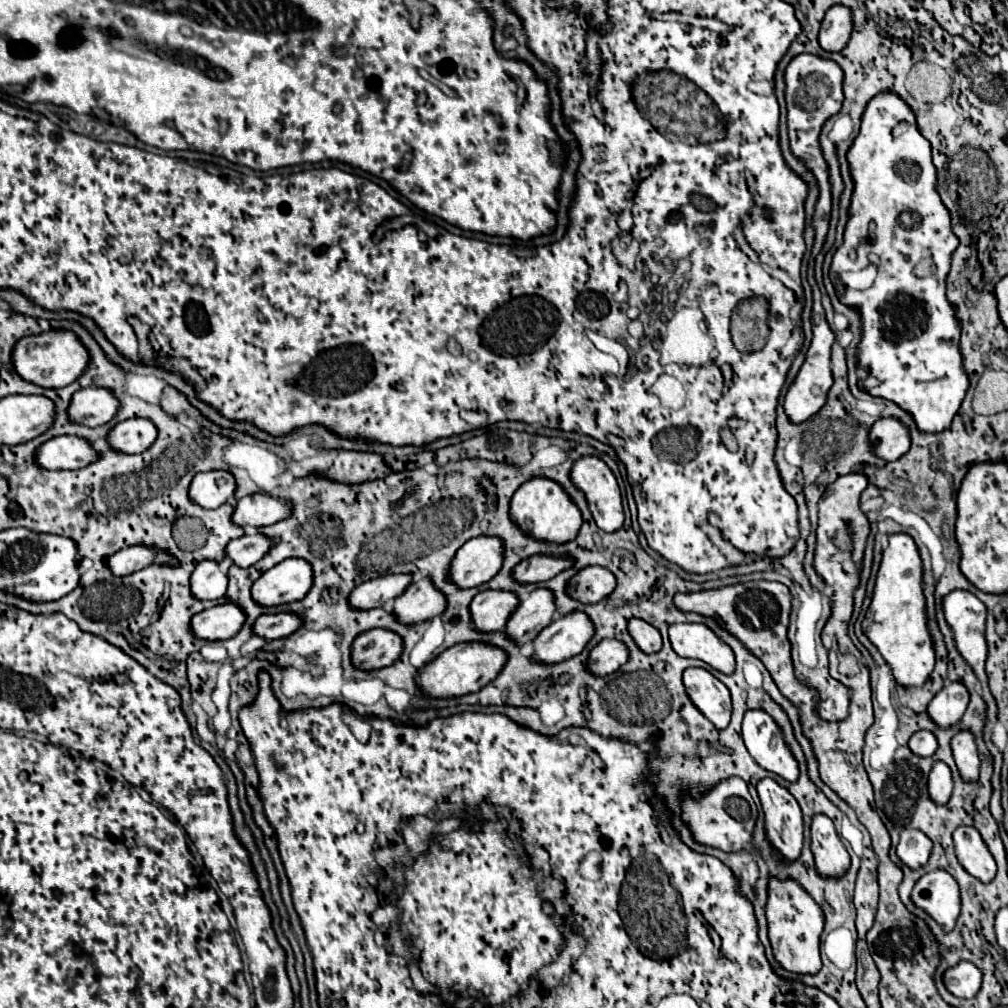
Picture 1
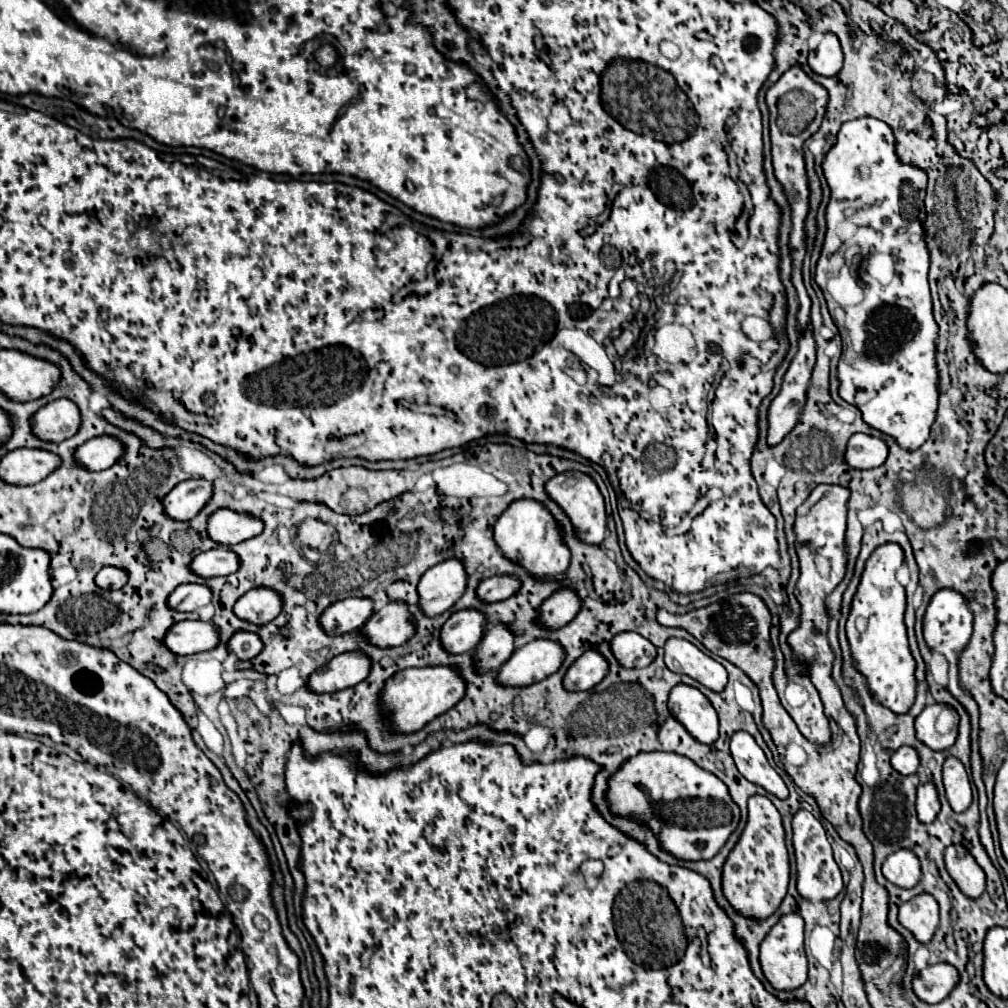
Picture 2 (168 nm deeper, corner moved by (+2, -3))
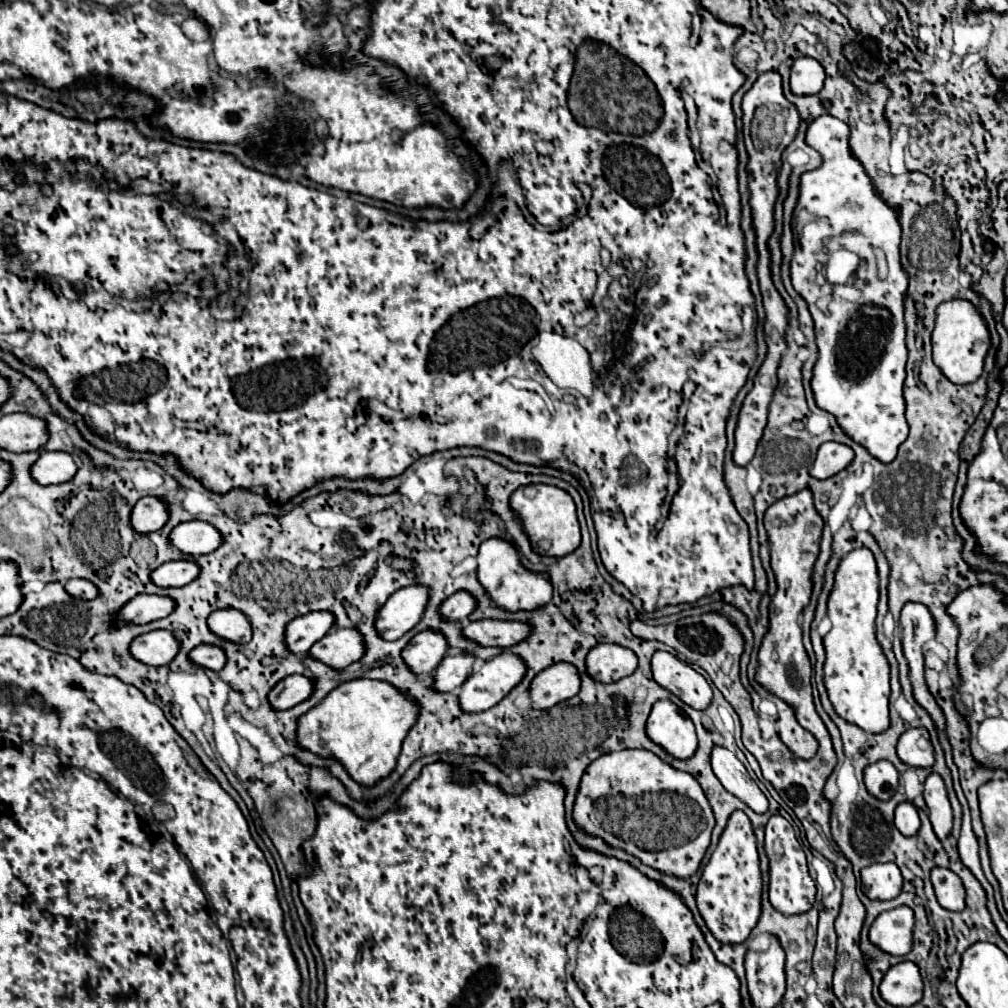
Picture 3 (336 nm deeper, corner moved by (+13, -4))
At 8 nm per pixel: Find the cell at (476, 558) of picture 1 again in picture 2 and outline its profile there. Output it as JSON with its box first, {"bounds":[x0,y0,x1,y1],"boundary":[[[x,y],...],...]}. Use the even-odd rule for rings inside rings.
{"bounds":[418,559,468,617],"boundary":[[[448,559],[434,565],[422,575],[418,583],[422,611],[434,617],[452,609],[452,605],[464,595],[466,583],[468,573],[462,561]]]}

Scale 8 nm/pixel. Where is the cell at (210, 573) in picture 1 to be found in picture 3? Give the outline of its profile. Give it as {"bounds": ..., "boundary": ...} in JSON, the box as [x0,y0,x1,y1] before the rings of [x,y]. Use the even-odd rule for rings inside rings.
{"bounds":[113,594,175,626],"boundary":[[[139,594],[137,598],[131,598],[117,610],[113,626],[125,626],[125,624],[149,624],[153,620],[165,618],[173,612],[175,602],[167,596],[149,596],[149,594]]]}

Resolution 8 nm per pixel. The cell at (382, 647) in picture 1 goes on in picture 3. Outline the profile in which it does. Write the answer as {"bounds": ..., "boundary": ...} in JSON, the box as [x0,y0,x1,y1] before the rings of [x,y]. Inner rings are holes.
{"bounds":[267,674,313,710],"boundary":[[[293,674],[275,684],[275,688],[267,694],[273,710],[289,710],[295,704],[307,700],[313,692],[313,682],[301,674]]]}

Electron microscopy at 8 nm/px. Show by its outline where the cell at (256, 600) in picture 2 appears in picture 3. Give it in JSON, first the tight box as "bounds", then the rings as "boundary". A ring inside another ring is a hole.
{"bounds":[207,608,251,644],"boundary":[[[233,608],[215,610],[207,618],[207,626],[219,638],[235,642],[235,644],[247,644],[251,640],[249,620],[239,610],[233,610]]]}

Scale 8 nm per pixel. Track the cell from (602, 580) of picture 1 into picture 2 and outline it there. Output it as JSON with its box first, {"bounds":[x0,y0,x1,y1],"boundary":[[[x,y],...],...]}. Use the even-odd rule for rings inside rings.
{"bounds":[540,585,582,629],"boundary":[[[564,585],[542,603],[540,621],[550,629],[562,627],[576,617],[576,613],[580,611],[580,605],[582,605],[582,599],[576,593],[576,589]]]}

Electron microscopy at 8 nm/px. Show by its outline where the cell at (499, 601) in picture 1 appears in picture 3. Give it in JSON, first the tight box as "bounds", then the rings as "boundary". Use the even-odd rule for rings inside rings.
{"bounds":[401,630,447,674],"boundary":[[[425,630],[411,638],[409,646],[401,652],[401,658],[405,658],[405,666],[413,670],[413,674],[431,674],[437,664],[443,660],[447,652],[447,644],[443,634]]]}

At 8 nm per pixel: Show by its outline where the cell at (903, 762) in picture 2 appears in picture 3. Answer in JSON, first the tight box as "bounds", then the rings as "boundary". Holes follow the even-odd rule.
{"bounds":[863,760,897,800],"boundary":[[[879,760],[875,764],[869,764],[863,770],[863,782],[867,792],[877,800],[889,800],[897,792],[897,770],[891,762]]]}

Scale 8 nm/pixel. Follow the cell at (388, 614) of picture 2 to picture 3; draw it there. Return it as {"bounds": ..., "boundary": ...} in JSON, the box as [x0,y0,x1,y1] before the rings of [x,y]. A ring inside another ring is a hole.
{"bounds":[307,628,363,670],"boundary":[[[339,628],[335,634],[327,634],[315,642],[307,654],[309,658],[317,658],[335,670],[343,670],[345,666],[357,662],[363,652],[363,636],[353,628]]]}

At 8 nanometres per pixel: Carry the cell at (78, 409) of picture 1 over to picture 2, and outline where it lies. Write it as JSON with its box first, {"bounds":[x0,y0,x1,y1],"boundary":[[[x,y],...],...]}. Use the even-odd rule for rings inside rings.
{"bounds":[32,399,82,441],"boundary":[[[56,399],[42,407],[32,421],[32,431],[44,441],[64,441],[72,437],[82,425],[80,409],[74,401]]]}

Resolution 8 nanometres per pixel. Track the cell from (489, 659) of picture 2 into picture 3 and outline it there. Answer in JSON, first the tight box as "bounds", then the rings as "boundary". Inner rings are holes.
{"bounds":[433,654,475,694],"boundary":[[[453,654],[453,656],[443,658],[435,670],[433,686],[437,686],[437,690],[441,690],[441,694],[457,692],[463,686],[463,682],[467,680],[473,662],[475,662],[475,658],[471,654]]]}

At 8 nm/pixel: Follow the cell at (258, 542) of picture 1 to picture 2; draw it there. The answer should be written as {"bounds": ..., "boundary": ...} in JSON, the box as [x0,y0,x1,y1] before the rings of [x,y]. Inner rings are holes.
{"bounds":[192,545,240,579],"boundary":[[[220,545],[212,551],[200,553],[192,561],[192,571],[204,579],[236,573],[238,567],[240,567],[240,557],[236,557],[236,553],[228,545]]]}

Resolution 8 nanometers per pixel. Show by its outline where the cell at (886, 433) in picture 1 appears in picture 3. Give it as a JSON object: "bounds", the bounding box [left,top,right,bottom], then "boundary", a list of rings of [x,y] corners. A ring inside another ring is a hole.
{"bounds":[809,442,853,480],"boundary":[[[823,442],[817,450],[815,462],[809,470],[809,476],[817,480],[825,480],[845,470],[853,460],[853,450],[839,442]]]}

